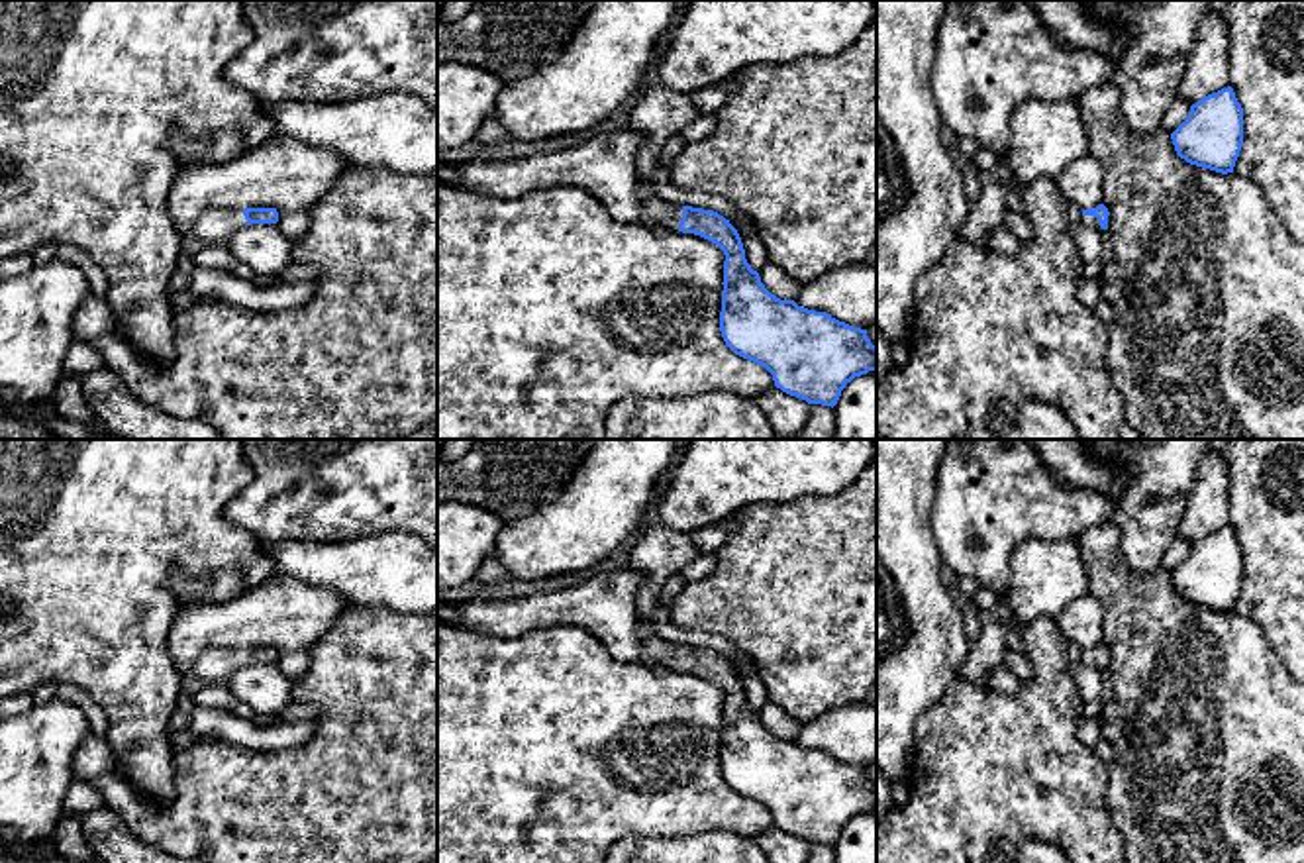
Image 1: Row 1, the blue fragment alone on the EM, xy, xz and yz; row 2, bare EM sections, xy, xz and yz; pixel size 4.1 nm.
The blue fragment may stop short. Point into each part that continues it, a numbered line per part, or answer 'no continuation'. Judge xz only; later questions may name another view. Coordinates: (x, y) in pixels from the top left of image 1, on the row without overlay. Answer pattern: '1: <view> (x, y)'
1: xz (657, 552)

